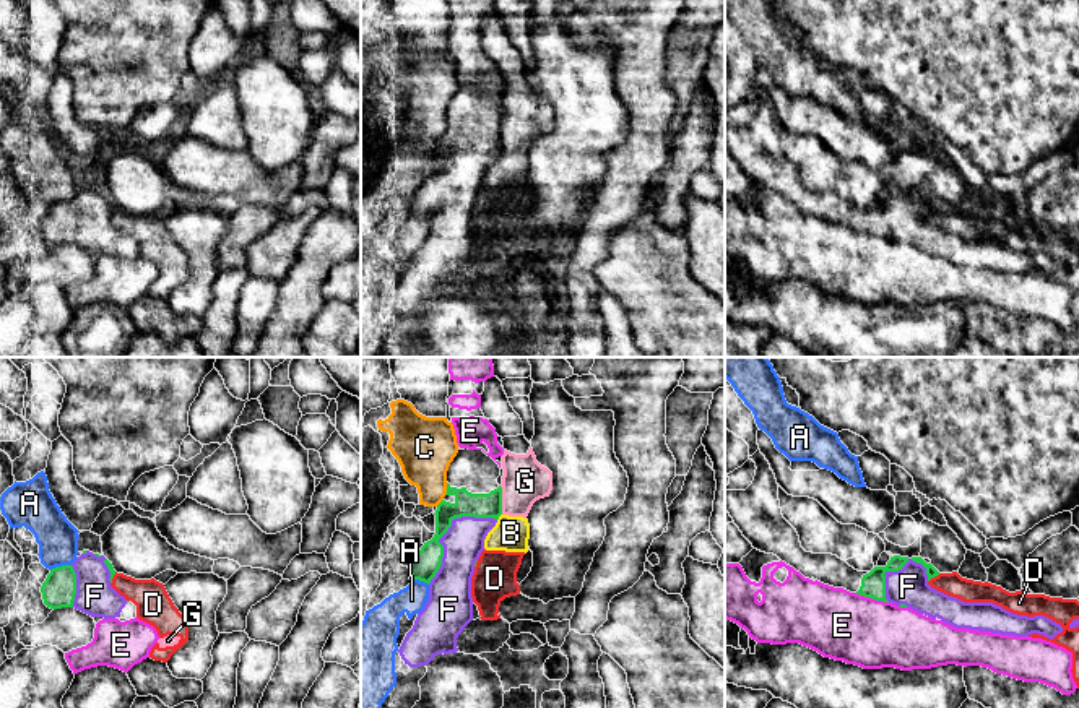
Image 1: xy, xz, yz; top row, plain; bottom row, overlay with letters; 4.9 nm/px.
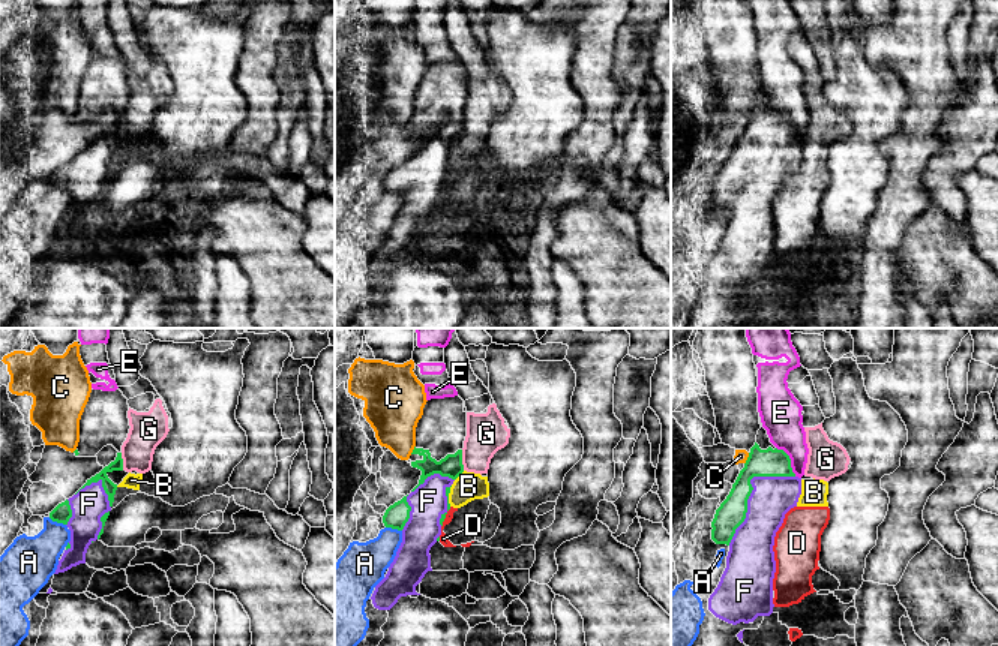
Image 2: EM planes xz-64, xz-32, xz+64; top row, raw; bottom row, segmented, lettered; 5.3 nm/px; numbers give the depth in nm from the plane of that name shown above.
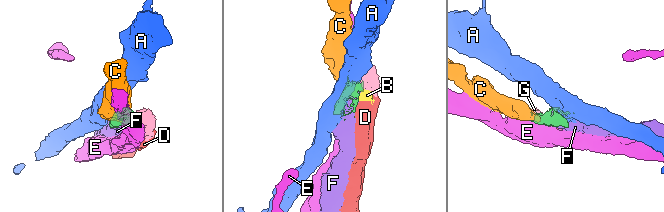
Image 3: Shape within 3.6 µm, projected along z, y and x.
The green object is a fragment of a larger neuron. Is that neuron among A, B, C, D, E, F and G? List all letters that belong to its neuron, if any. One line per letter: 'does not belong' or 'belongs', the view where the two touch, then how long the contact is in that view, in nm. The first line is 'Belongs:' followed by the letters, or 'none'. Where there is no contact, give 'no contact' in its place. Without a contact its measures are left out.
Belongs: F
A: does not belong; contact in xy; length 110 nm
B: does not belong; contact in xz; length 40 nm
C: does not belong; contact in xz; length 70 nm
D: does not belong; contact in yz; length 80 nm
E: does not belong; contact in yz; length 180 nm
F: belongs; contact in xz; length 480 nm
G: does not belong; contact in xz; length 140 nm

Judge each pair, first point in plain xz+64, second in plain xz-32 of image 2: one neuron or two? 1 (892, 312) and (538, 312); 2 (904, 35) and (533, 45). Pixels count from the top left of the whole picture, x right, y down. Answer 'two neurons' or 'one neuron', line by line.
1: one neuron
2: two neurons

